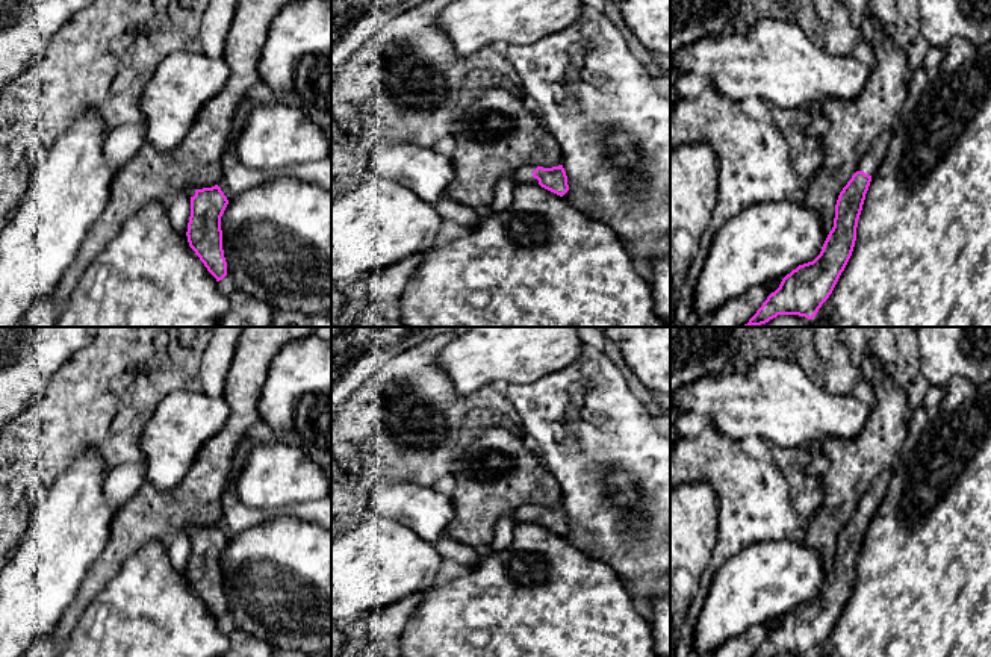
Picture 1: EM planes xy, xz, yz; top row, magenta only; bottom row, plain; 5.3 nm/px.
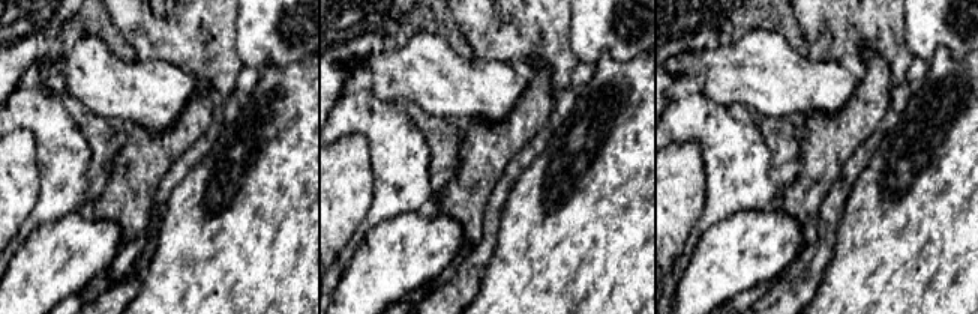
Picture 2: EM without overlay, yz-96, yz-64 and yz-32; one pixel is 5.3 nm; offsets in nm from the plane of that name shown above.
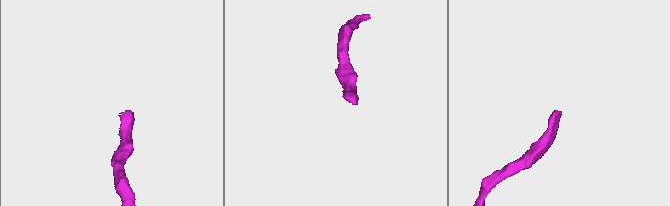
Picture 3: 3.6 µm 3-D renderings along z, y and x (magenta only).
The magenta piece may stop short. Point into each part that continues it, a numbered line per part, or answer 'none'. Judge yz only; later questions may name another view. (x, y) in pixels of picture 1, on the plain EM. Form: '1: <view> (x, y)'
1: yz (870, 501)

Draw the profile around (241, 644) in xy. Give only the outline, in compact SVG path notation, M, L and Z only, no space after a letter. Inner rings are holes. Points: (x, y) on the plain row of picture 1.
M238 628L228 634L228 640L230 648L222 657L272 657L275 651L265 640L259 640Z

